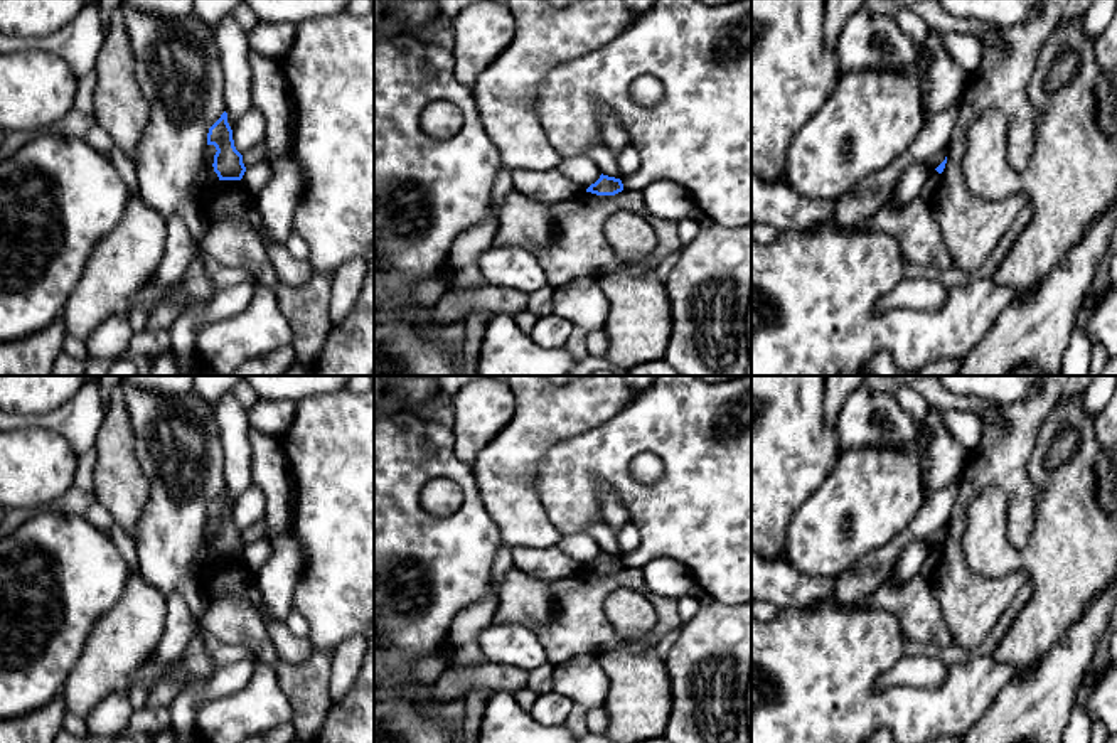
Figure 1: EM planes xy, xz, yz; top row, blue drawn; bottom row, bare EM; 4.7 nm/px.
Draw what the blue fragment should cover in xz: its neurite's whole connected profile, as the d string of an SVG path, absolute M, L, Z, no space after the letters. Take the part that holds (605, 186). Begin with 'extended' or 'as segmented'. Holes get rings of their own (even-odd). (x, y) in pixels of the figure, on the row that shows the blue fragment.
as segmented | M600 175L600 179L591 184L586 192L596 194L596 195L615 195L623 190L623 184L620 179Z

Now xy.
as segmented | M226 111L209 128L207 145L214 145L217 150L212 167L219 180L241 180L246 167L243 163L243 155L234 147L232 130L227 123Z

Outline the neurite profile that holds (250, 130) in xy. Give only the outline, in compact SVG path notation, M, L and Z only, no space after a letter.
M251 106L232 128L236 150L244 155L265 140L266 120L263 113Z

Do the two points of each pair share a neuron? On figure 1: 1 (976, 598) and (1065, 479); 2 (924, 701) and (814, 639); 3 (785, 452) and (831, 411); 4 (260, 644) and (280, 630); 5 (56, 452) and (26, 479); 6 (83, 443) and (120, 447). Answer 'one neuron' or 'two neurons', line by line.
1: two neurons
2: one neuron
3: two neurons
4: two neurons
5: one neuron
6: two neurons

